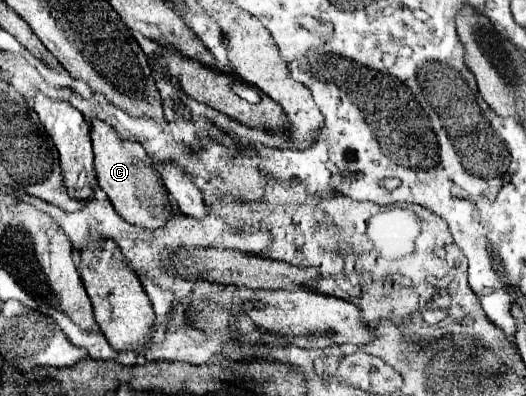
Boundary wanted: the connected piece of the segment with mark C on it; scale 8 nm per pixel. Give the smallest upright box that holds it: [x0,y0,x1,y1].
[90,118,174,230]

